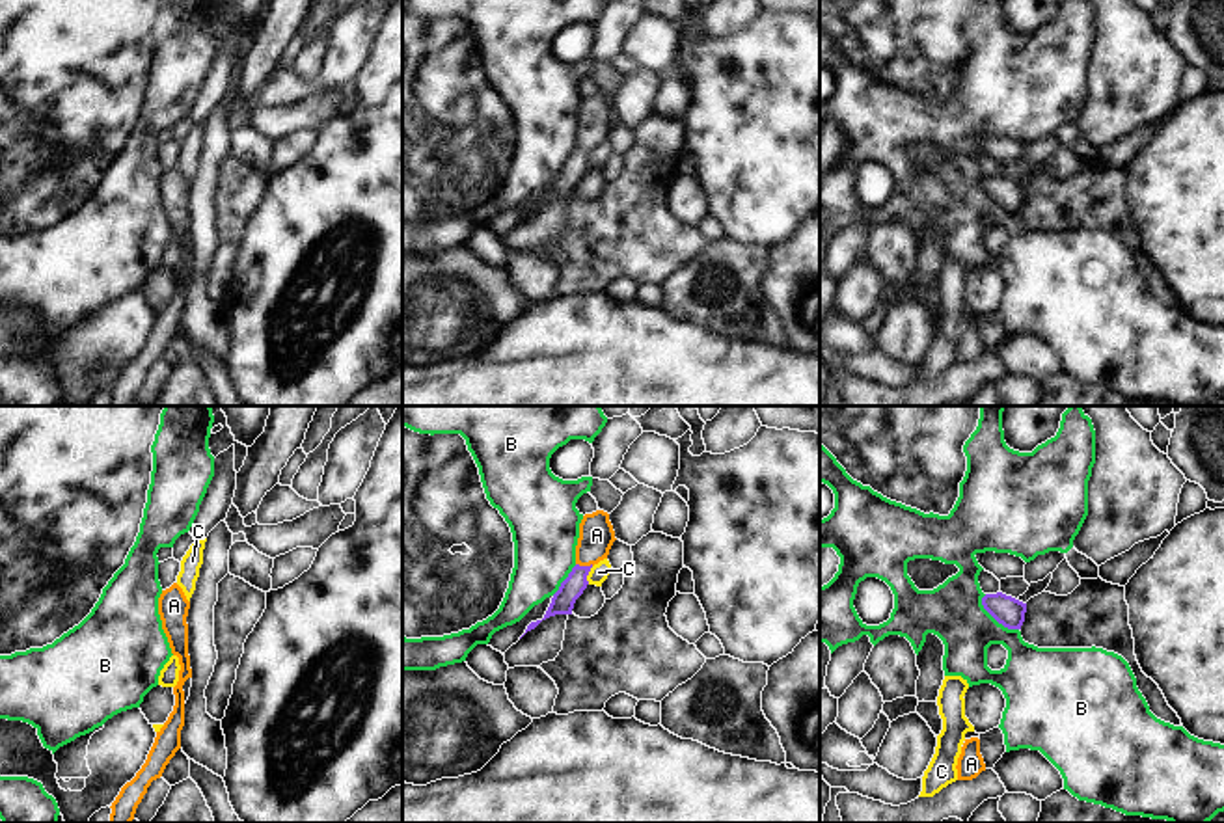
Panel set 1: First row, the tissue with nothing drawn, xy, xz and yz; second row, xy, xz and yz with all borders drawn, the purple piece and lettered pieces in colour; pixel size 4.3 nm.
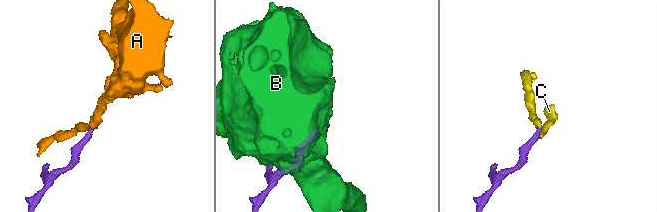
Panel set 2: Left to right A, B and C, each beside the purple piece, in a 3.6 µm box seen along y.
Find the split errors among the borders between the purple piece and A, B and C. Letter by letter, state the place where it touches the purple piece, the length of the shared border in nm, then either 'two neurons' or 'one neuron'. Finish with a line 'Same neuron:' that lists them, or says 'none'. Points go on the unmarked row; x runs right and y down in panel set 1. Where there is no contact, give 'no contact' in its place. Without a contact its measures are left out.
A: contact xz (585, 149); length 80 nm; one neuron
B: contact yz (997, 203); length 220 nm; two neurons
C: contact xz (587, 157); length 80 nm; two neurons
Same neuron: A

